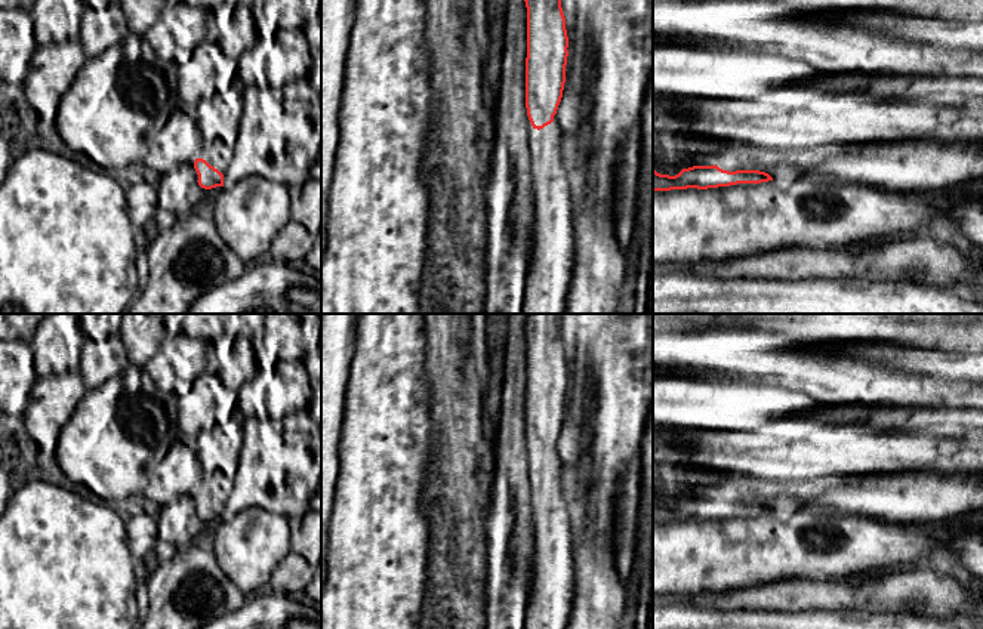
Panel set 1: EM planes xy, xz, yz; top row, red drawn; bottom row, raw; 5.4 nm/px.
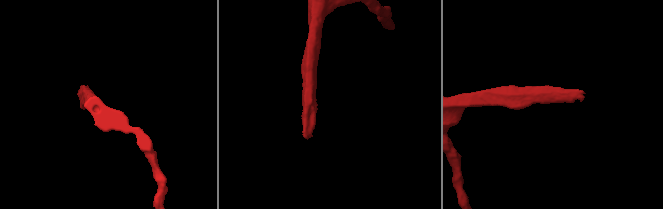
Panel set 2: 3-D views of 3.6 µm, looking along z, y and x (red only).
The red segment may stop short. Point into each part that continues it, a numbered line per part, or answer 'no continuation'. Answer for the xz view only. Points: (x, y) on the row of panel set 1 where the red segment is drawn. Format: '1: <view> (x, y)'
1: xz (548, 276)

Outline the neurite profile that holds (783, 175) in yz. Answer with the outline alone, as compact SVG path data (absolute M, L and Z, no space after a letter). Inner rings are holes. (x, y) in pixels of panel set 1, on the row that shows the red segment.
M780 163L776 166L756 166L755 170L768 173L773 181L785 188L789 186L794 181L798 179L798 170L786 163Z

